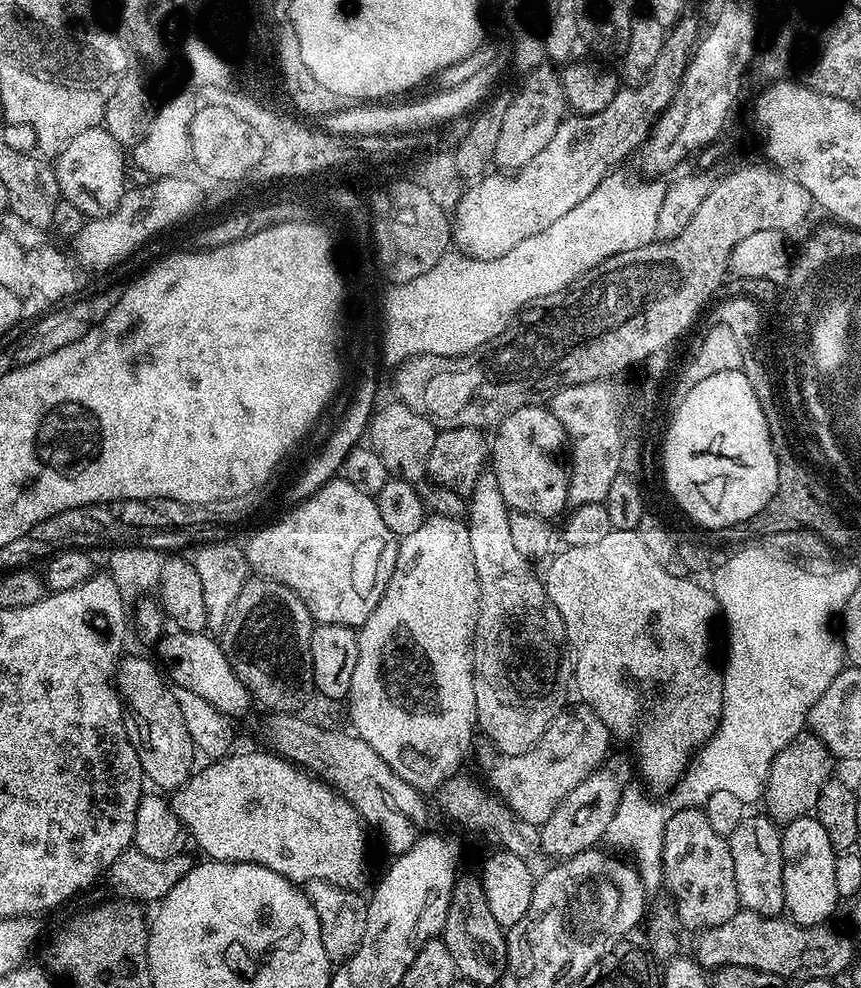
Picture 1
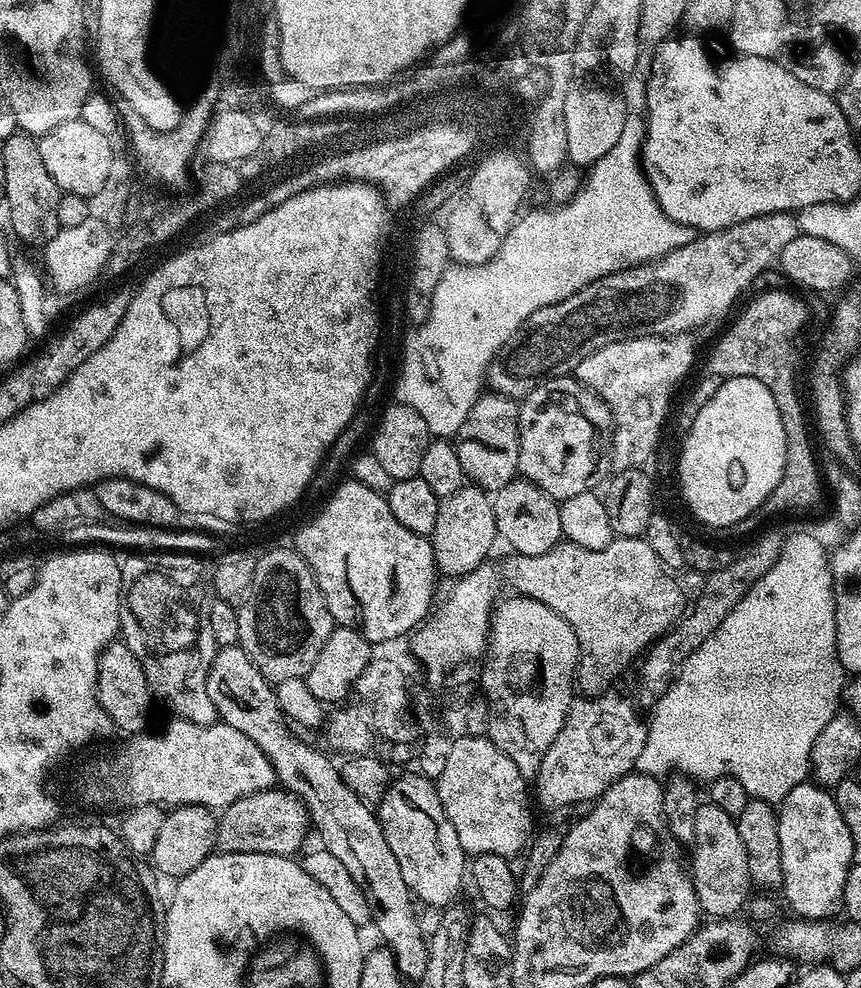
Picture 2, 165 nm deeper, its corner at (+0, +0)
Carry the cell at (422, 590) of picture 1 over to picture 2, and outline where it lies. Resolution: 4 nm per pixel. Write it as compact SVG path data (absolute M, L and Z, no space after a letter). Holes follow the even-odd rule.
M465 486L459 492L455 492L453 496L443 497L438 506L438 522L434 522L434 530L430 539L436 567L443 575L445 572L446 575L452 576L451 578L459 578L477 568L479 564L485 563L489 559L488 550L492 543L497 543L498 540L489 493L485 492L483 488Z

